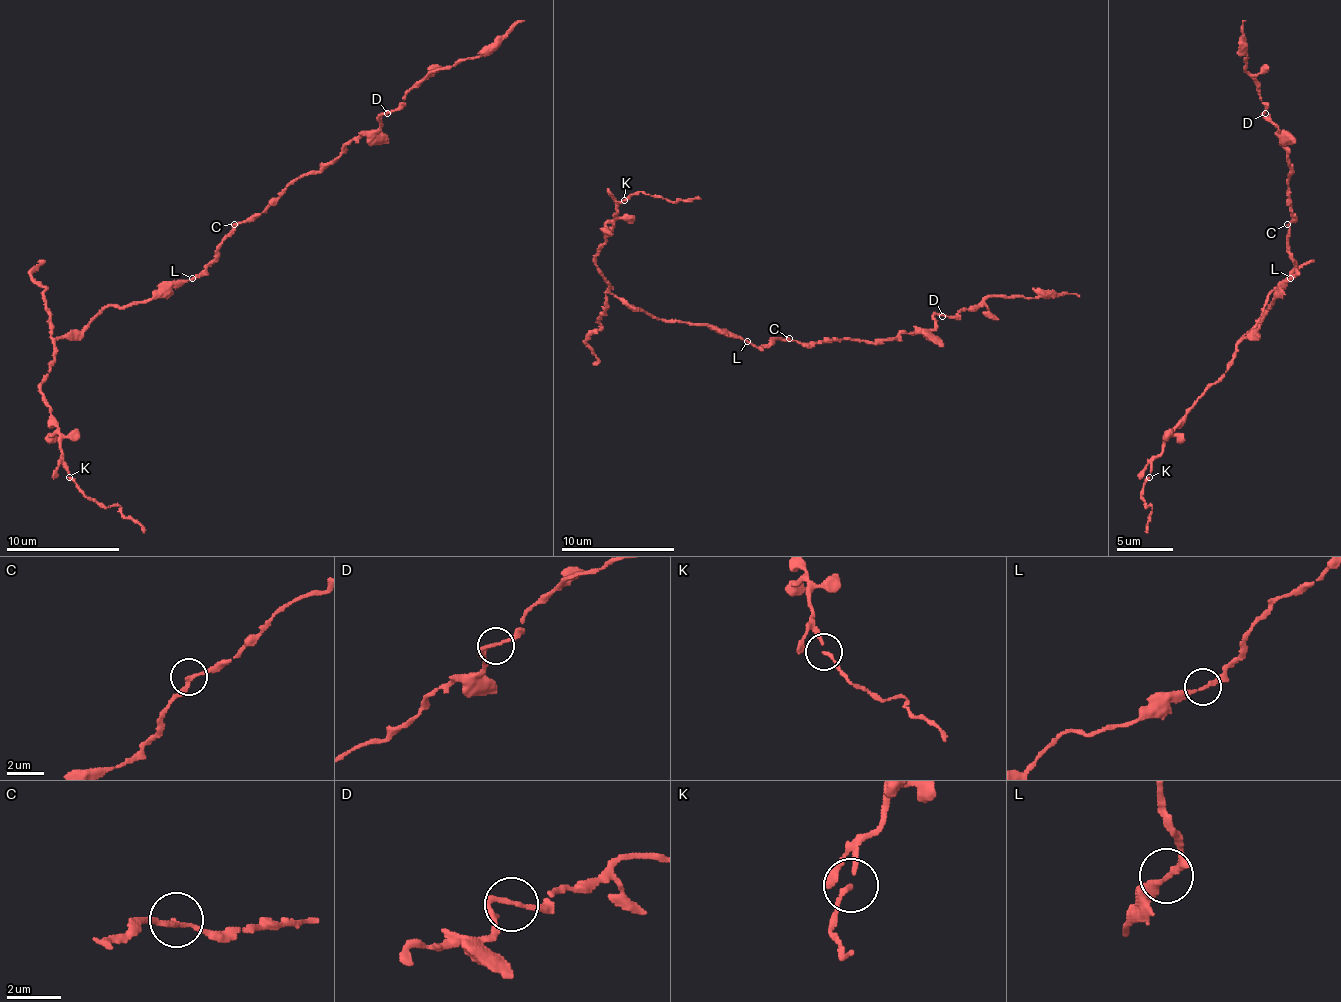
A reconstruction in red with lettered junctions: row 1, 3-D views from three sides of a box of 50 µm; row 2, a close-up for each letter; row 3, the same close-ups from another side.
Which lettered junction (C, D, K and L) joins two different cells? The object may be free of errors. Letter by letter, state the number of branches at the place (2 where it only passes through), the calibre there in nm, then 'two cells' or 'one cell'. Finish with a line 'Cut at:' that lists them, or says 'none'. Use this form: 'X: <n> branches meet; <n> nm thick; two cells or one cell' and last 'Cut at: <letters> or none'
C: 2 branches meet; 160 nm thick; one cell
D: 2 branches meet; 160 nm thick; one cell
K: 2 branches meet; 150 nm thick; two cells
L: 2 branches meet; 160 nm thick; one cell
Cut at: K

